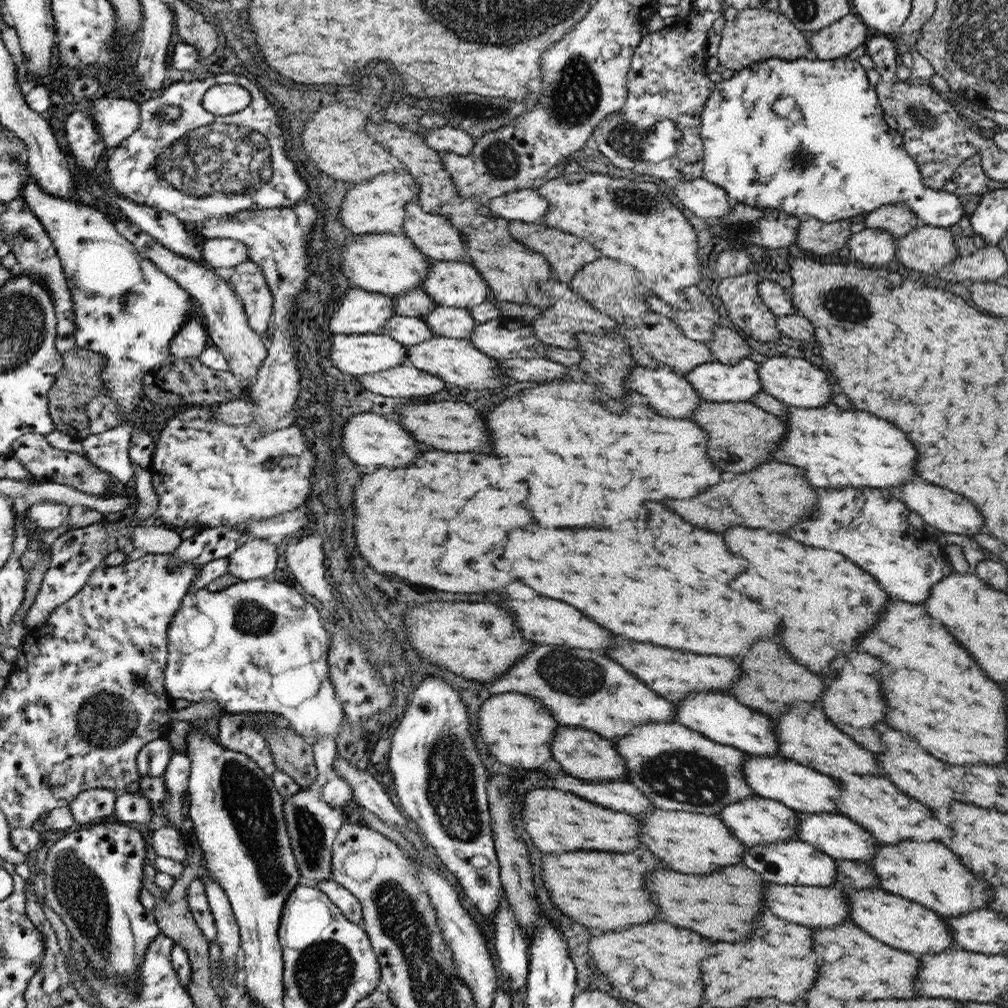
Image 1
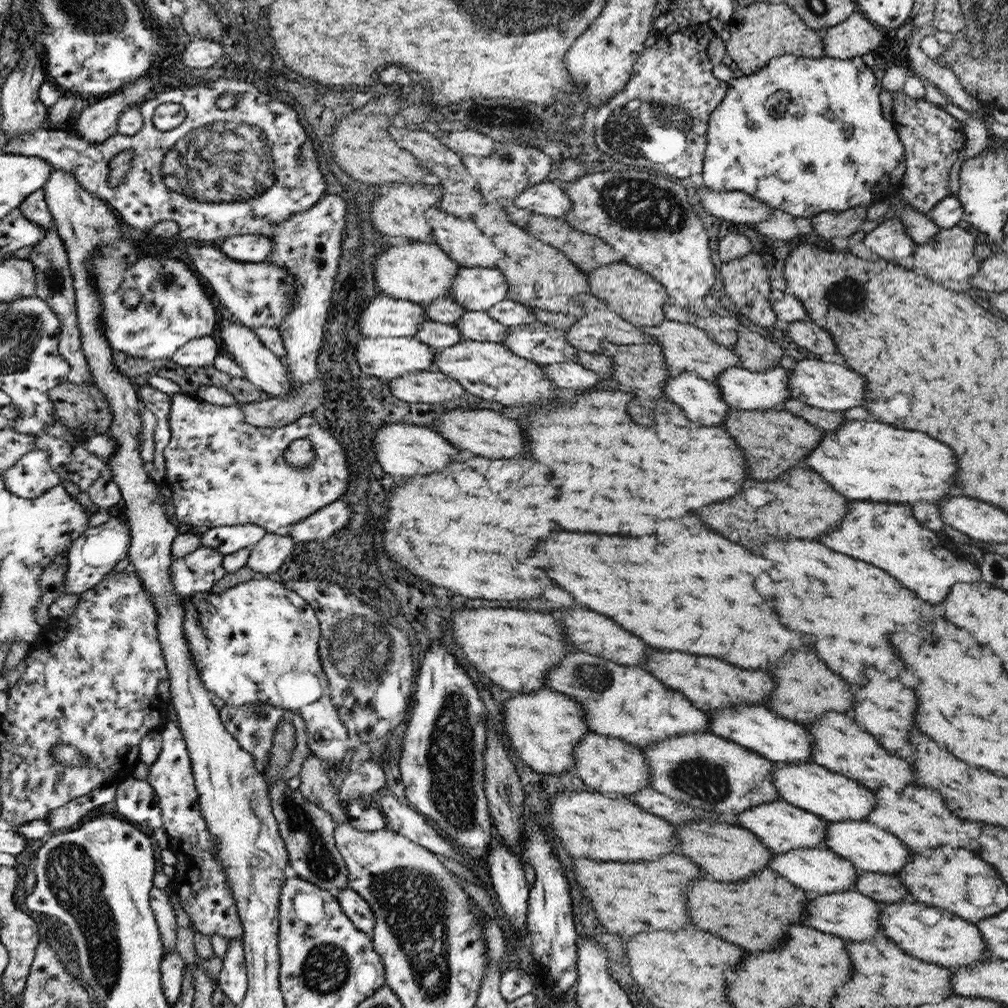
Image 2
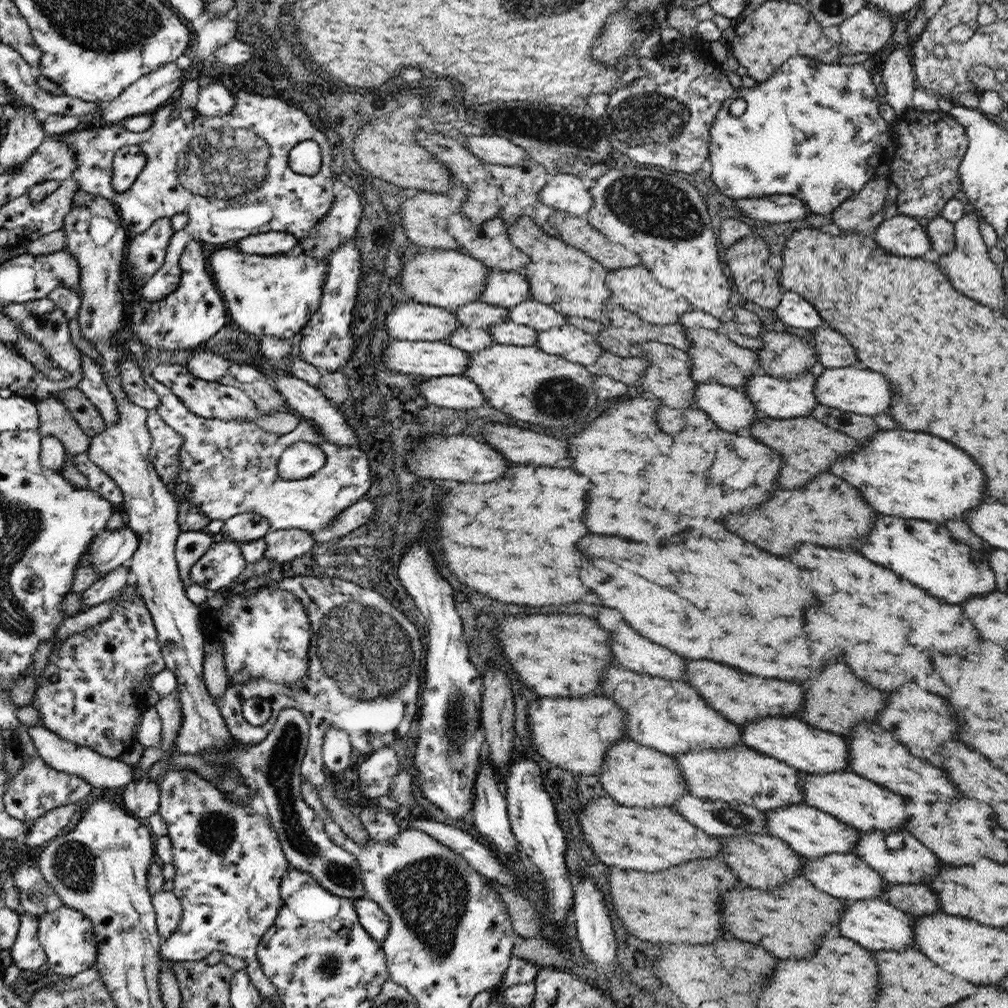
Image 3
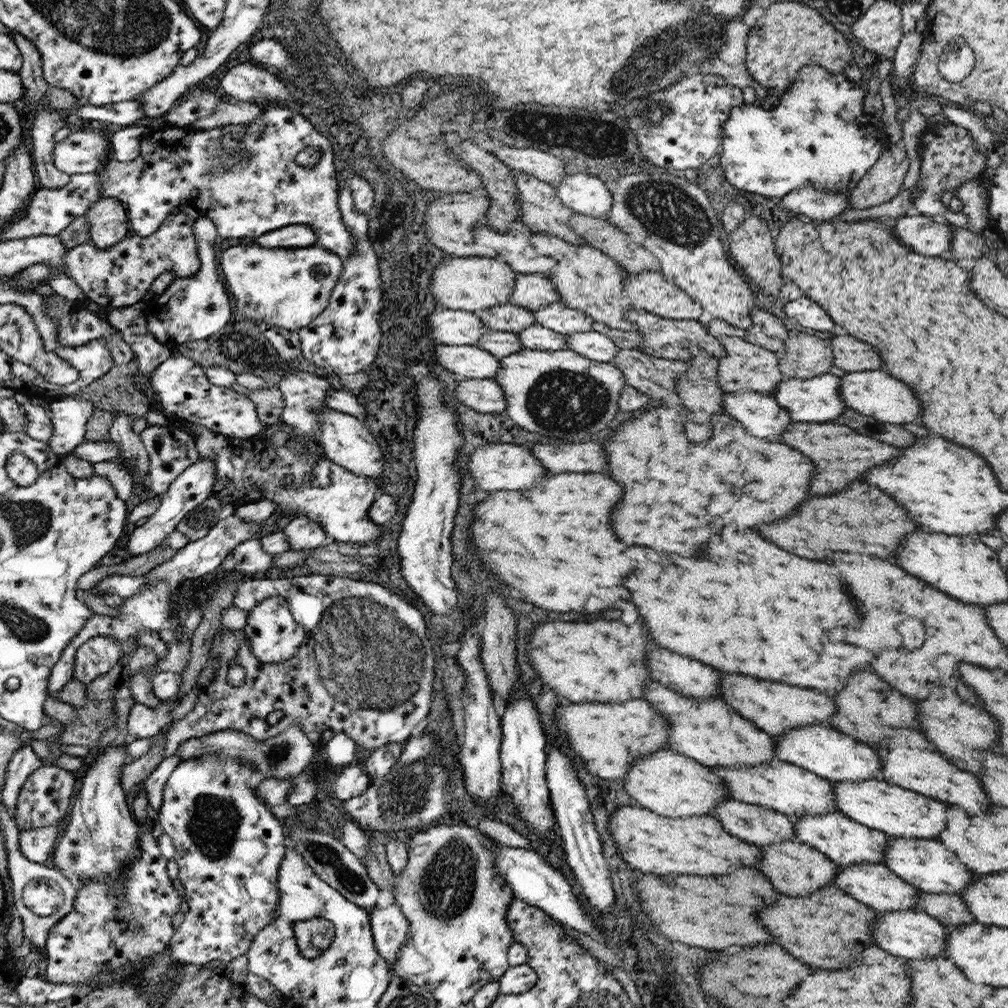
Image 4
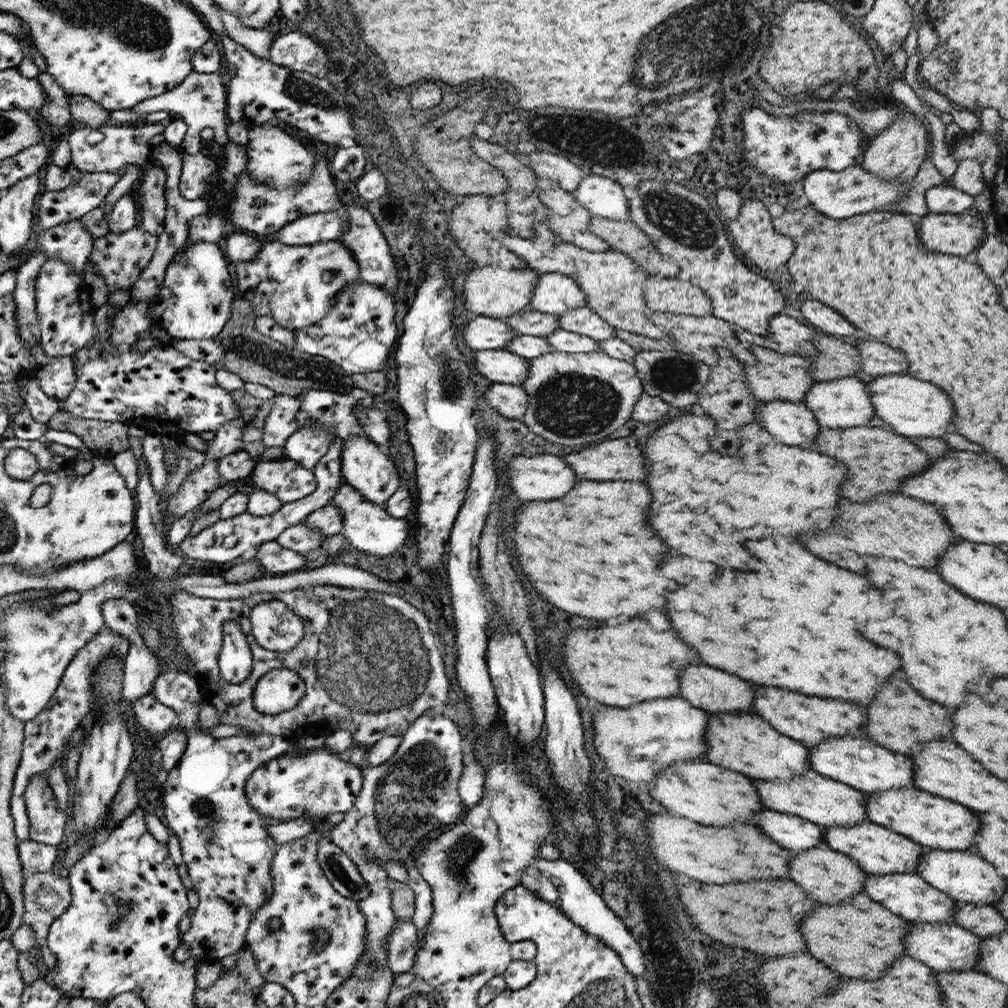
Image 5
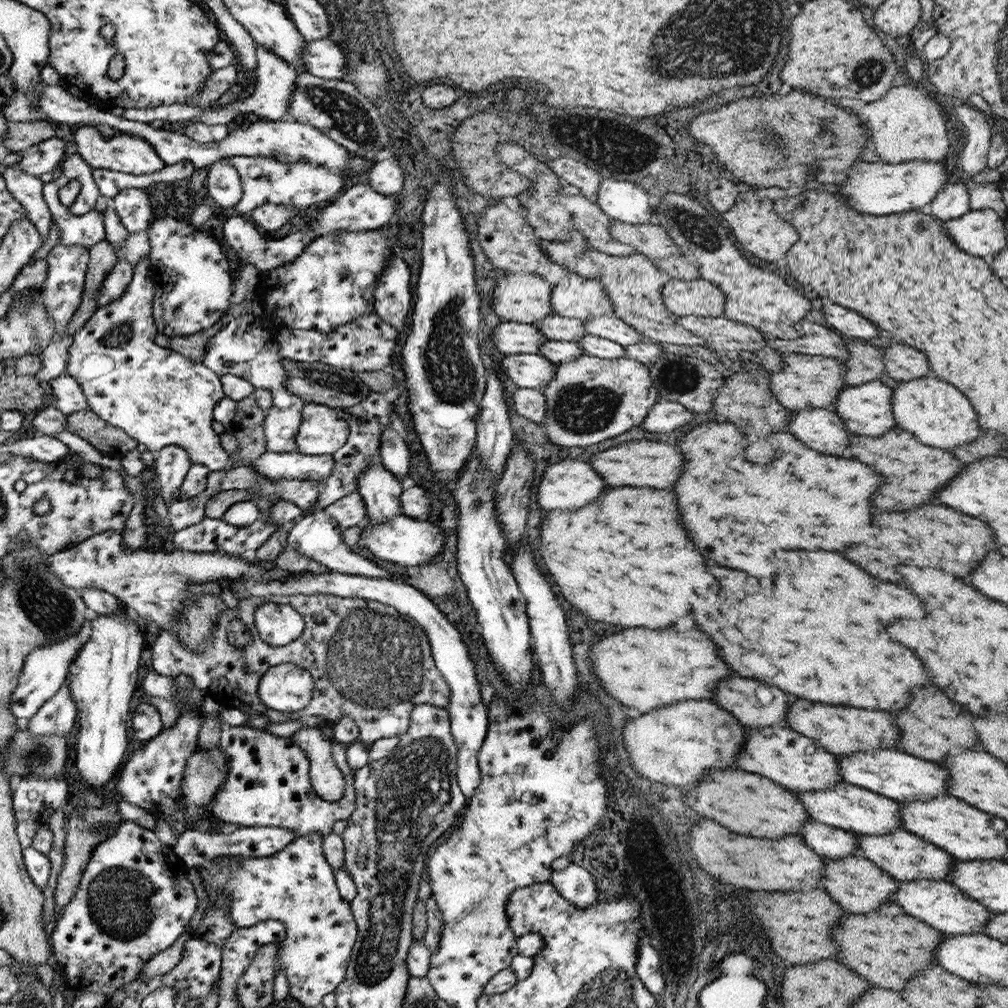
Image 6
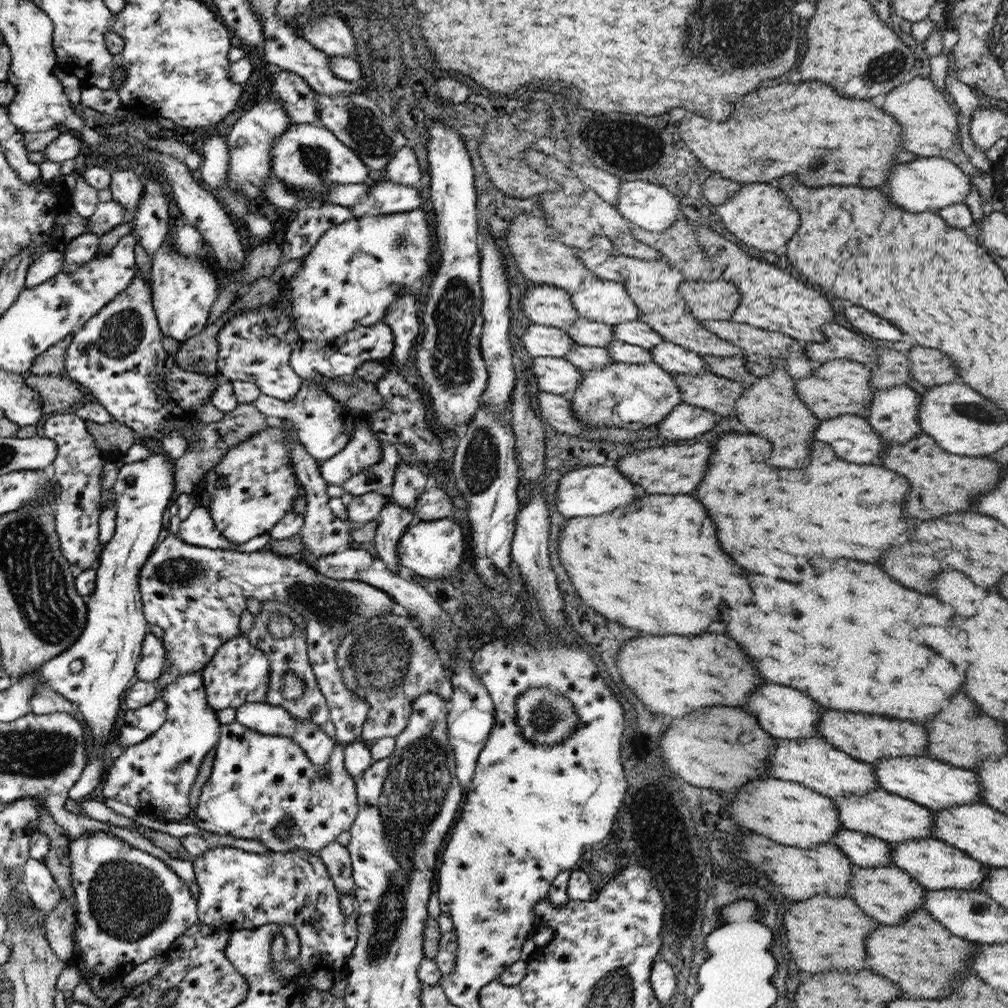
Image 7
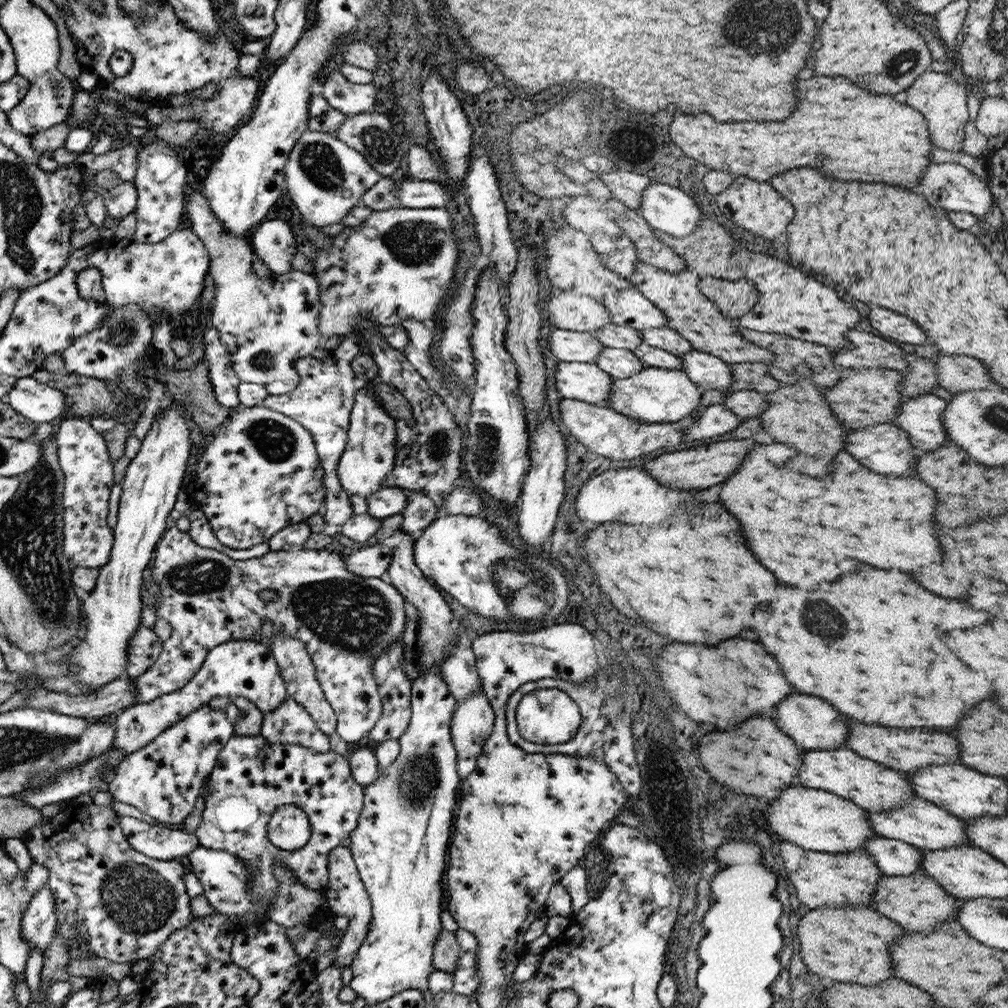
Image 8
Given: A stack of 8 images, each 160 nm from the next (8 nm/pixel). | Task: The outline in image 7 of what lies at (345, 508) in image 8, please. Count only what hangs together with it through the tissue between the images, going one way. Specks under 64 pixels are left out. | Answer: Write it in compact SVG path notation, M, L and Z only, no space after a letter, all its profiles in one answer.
M382 321L372 326L358 326L358 328L342 334L342 336L330 341L328 344L325 344L325 342L313 344L301 339L300 343L292 350L290 360L294 371L302 379L300 390L290 400L280 400L279 398L274 398L274 396L260 393L260 396L253 403L266 416L291 421L291 424L295 427L298 440L304 446L306 452L319 463L326 462L334 457L335 454L342 452L343 448L348 444L355 423L353 422L354 413L351 409L345 407L343 403L336 402L330 394L326 394L324 390L321 390L323 382L325 380L334 380L337 376L355 374L355 371L363 362L381 362L384 358L393 354L394 346L395 338L392 329Z

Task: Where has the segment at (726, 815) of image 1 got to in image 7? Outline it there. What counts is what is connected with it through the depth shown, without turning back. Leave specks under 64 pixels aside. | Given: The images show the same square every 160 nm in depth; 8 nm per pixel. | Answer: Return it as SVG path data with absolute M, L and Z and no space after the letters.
M926 838L922 840L904 841L894 843L893 845L893 864L901 868L905 873L910 874L920 885L925 886L927 890L980 890L981 882L986 878L988 866L978 862L969 854L955 849L953 846L942 842L936 838Z

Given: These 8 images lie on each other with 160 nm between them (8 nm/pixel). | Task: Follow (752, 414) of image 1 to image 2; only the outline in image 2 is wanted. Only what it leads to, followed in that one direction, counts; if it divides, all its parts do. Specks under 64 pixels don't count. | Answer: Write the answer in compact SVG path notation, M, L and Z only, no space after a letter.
M731 409L721 426L748 457L749 467L754 479L759 481L776 480L789 468L801 466L804 460L821 442L825 435L823 429L810 424L791 412L772 410Z

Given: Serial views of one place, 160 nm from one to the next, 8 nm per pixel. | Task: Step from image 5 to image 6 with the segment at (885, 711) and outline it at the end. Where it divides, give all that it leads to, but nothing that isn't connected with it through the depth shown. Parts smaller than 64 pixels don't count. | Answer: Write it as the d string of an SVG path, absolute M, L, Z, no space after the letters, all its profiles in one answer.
M926 686L914 692L914 700L896 718L896 728L901 731L896 749L933 763L941 762L949 754L958 754L967 749L980 750L974 721L975 716L960 704L950 702L950 698L940 694L936 686Z

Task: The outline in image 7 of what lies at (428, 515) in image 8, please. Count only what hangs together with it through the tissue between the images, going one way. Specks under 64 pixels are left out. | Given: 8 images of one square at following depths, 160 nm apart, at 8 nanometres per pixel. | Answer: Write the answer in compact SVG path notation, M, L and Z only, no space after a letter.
M405 462L395 469L395 485L390 495L400 506L413 510L417 497L424 493L427 476L415 464Z

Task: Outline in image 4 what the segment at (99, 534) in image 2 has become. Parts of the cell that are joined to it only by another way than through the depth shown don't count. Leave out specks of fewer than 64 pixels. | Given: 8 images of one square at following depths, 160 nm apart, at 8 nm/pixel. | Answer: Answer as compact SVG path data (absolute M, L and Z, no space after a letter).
M204 457L191 464L168 488L167 493L160 496L160 507L149 516L144 525L134 529L128 539L128 552L130 556L138 556L150 552L157 546L164 545L165 538L175 531L176 525L196 506L202 504L212 493L212 487L216 482L216 463L212 459Z

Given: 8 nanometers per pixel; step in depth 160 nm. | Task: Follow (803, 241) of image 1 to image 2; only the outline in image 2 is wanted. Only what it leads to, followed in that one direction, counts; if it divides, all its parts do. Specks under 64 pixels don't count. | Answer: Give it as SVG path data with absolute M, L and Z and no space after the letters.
M856 206L844 212L824 212L812 218L814 234L832 242L834 238L848 238L859 231L866 221L869 206Z

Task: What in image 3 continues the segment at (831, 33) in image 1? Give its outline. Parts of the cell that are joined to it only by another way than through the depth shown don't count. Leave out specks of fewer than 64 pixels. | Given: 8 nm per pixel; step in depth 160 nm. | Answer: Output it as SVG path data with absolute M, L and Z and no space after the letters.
M868 5L838 26L842 37L839 50L848 50L850 54L876 54L893 36L894 24L894 19Z

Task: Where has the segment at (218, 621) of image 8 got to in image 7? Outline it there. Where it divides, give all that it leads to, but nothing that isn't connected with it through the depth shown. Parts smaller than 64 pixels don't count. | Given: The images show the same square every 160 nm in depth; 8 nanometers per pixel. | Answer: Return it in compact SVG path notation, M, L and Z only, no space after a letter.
M171 533L167 534L161 541L160 546L157 546L151 552L151 556L148 557L147 564L140 569L139 589L143 599L143 613L147 615L149 624L157 624L160 628L162 628L162 630L164 630L161 640L163 641L164 648L166 649L166 656L163 661L163 671L161 672L160 678L158 678L155 682L156 691L158 691L159 695L161 695L162 691L164 691L166 684L176 681L176 679L178 679L178 677L182 677L183 674L186 674L187 672L200 672L207 665L207 662L210 662L211 658L215 656L218 649L222 648L222 646L226 644L227 641L230 641L232 637L238 636L240 633L240 629L238 628L238 624L240 624L240 614L247 609L246 598L253 596L259 601L277 600L278 602L290 603L290 605L292 605L294 609L298 611L304 619L306 619L306 641L307 650L310 654L311 667L316 675L319 692L324 696L328 704L329 720L331 720L334 727L336 727L336 742L345 746L350 743L355 743L356 738L360 738L370 706L368 706L368 701L364 700L364 698L360 698L360 696L356 696L354 692L348 690L348 688L344 686L343 674L340 672L339 663L337 662L337 653L339 652L339 646L343 641L343 638L347 634L350 634L359 624L366 624L373 616L381 616L381 614L387 614L388 612L395 612L399 610L395 604L395 599L393 599L387 592L384 592L382 589L376 588L371 584L358 581L357 579L346 579L341 581L340 579L328 578L327 575L322 574L315 566L312 566L310 558L305 555L277 555L275 552L266 548L252 553L240 552L238 550L214 550L211 547L192 546L191 543L184 542L178 534Z

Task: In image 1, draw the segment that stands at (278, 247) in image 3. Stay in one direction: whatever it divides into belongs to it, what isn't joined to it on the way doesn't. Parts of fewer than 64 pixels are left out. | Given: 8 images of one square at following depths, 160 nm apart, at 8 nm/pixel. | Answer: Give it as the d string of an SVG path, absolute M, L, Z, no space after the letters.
M212 238L204 242L202 251L204 262L212 269L232 268L249 260L246 244L230 238Z

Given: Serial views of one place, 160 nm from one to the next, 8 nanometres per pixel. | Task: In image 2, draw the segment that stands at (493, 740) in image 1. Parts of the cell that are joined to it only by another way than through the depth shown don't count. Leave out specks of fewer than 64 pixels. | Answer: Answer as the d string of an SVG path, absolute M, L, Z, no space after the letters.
M541 689L526 695L513 694L504 702L504 732L510 738L510 744L524 764L536 772L546 774L562 774L575 768L575 749L579 742L591 733L591 728L584 718L583 706L572 702L566 694L558 694L552 690Z

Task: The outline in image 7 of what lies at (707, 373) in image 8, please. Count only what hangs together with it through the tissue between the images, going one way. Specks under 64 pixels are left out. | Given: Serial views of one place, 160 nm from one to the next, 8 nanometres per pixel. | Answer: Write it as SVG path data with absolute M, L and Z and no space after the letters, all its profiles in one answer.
M663 341L648 352L652 361L669 373L700 374L709 370L705 362L700 360L700 355L668 341Z

